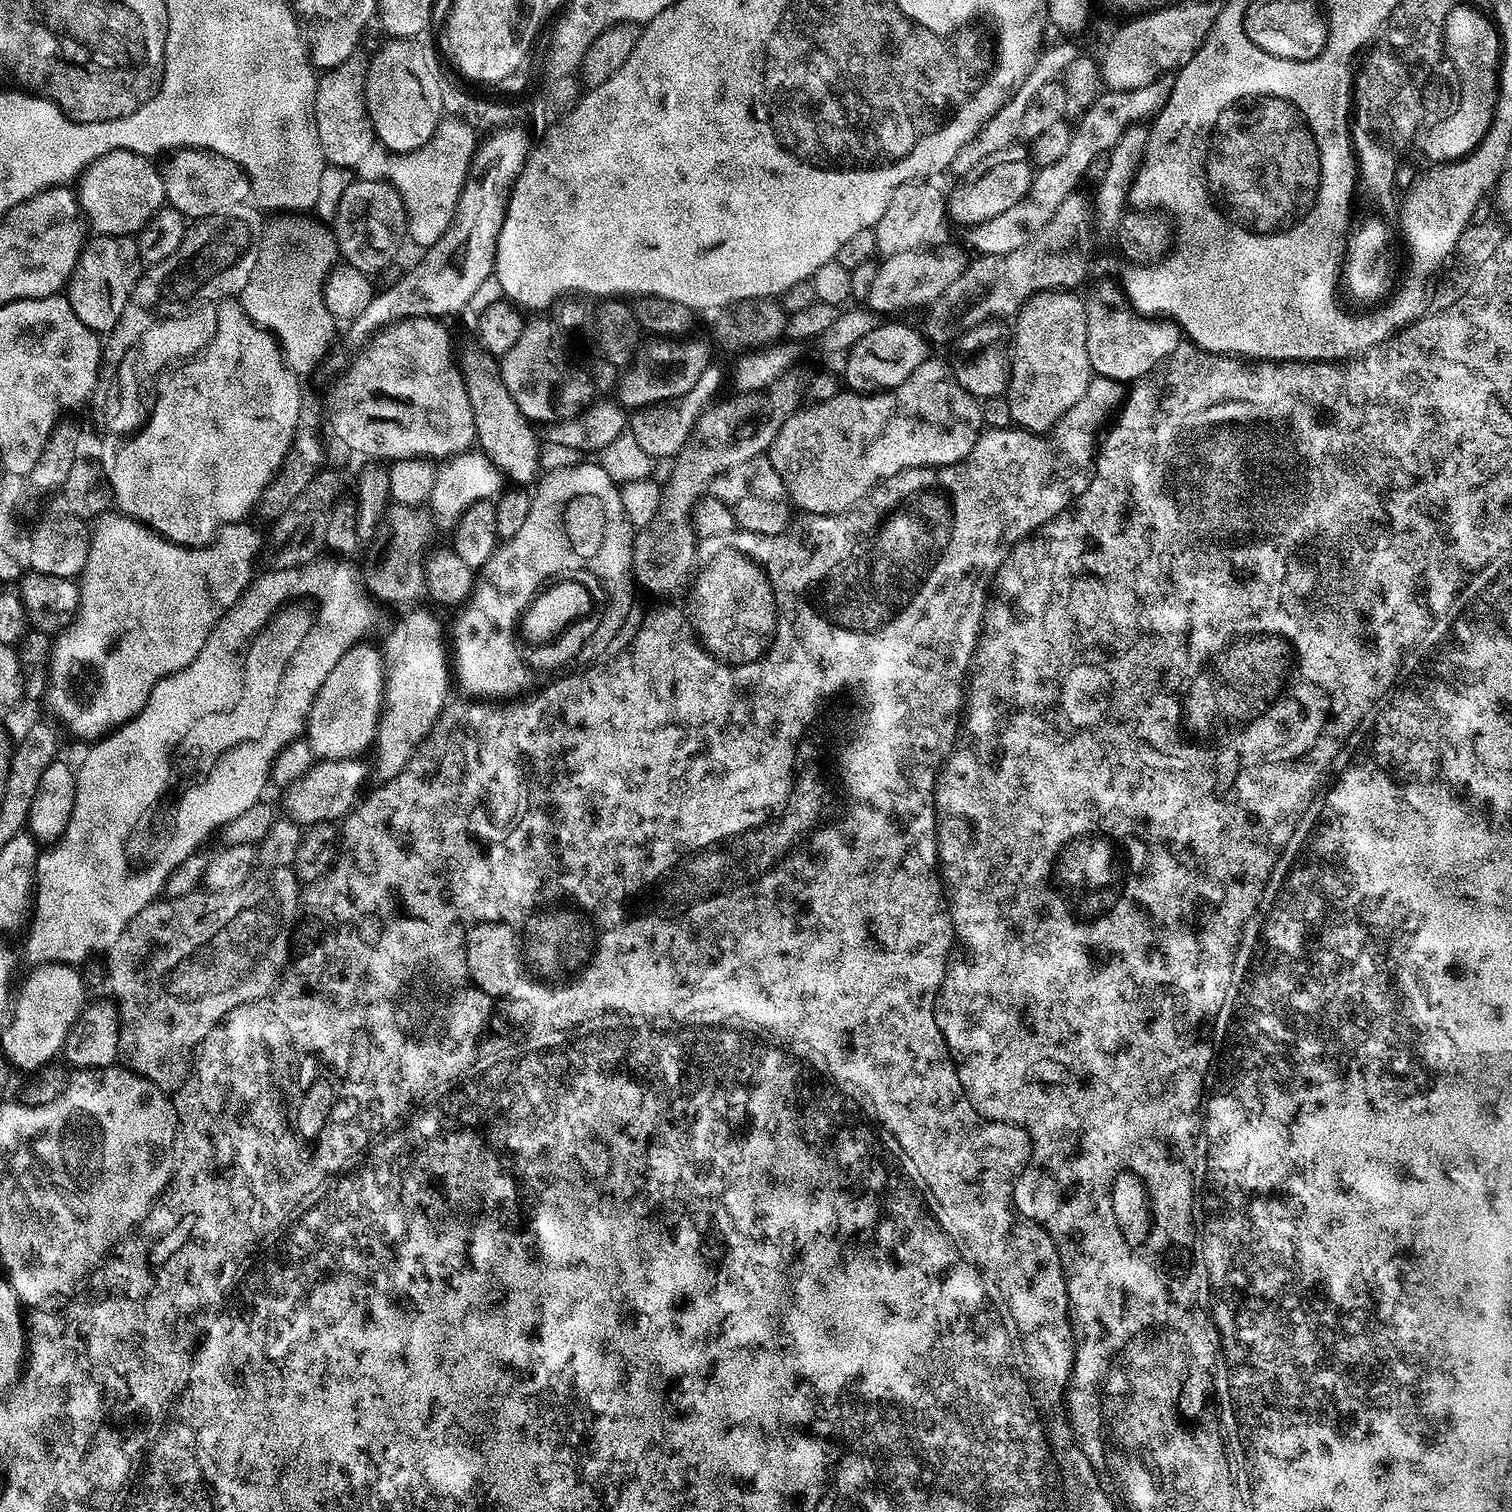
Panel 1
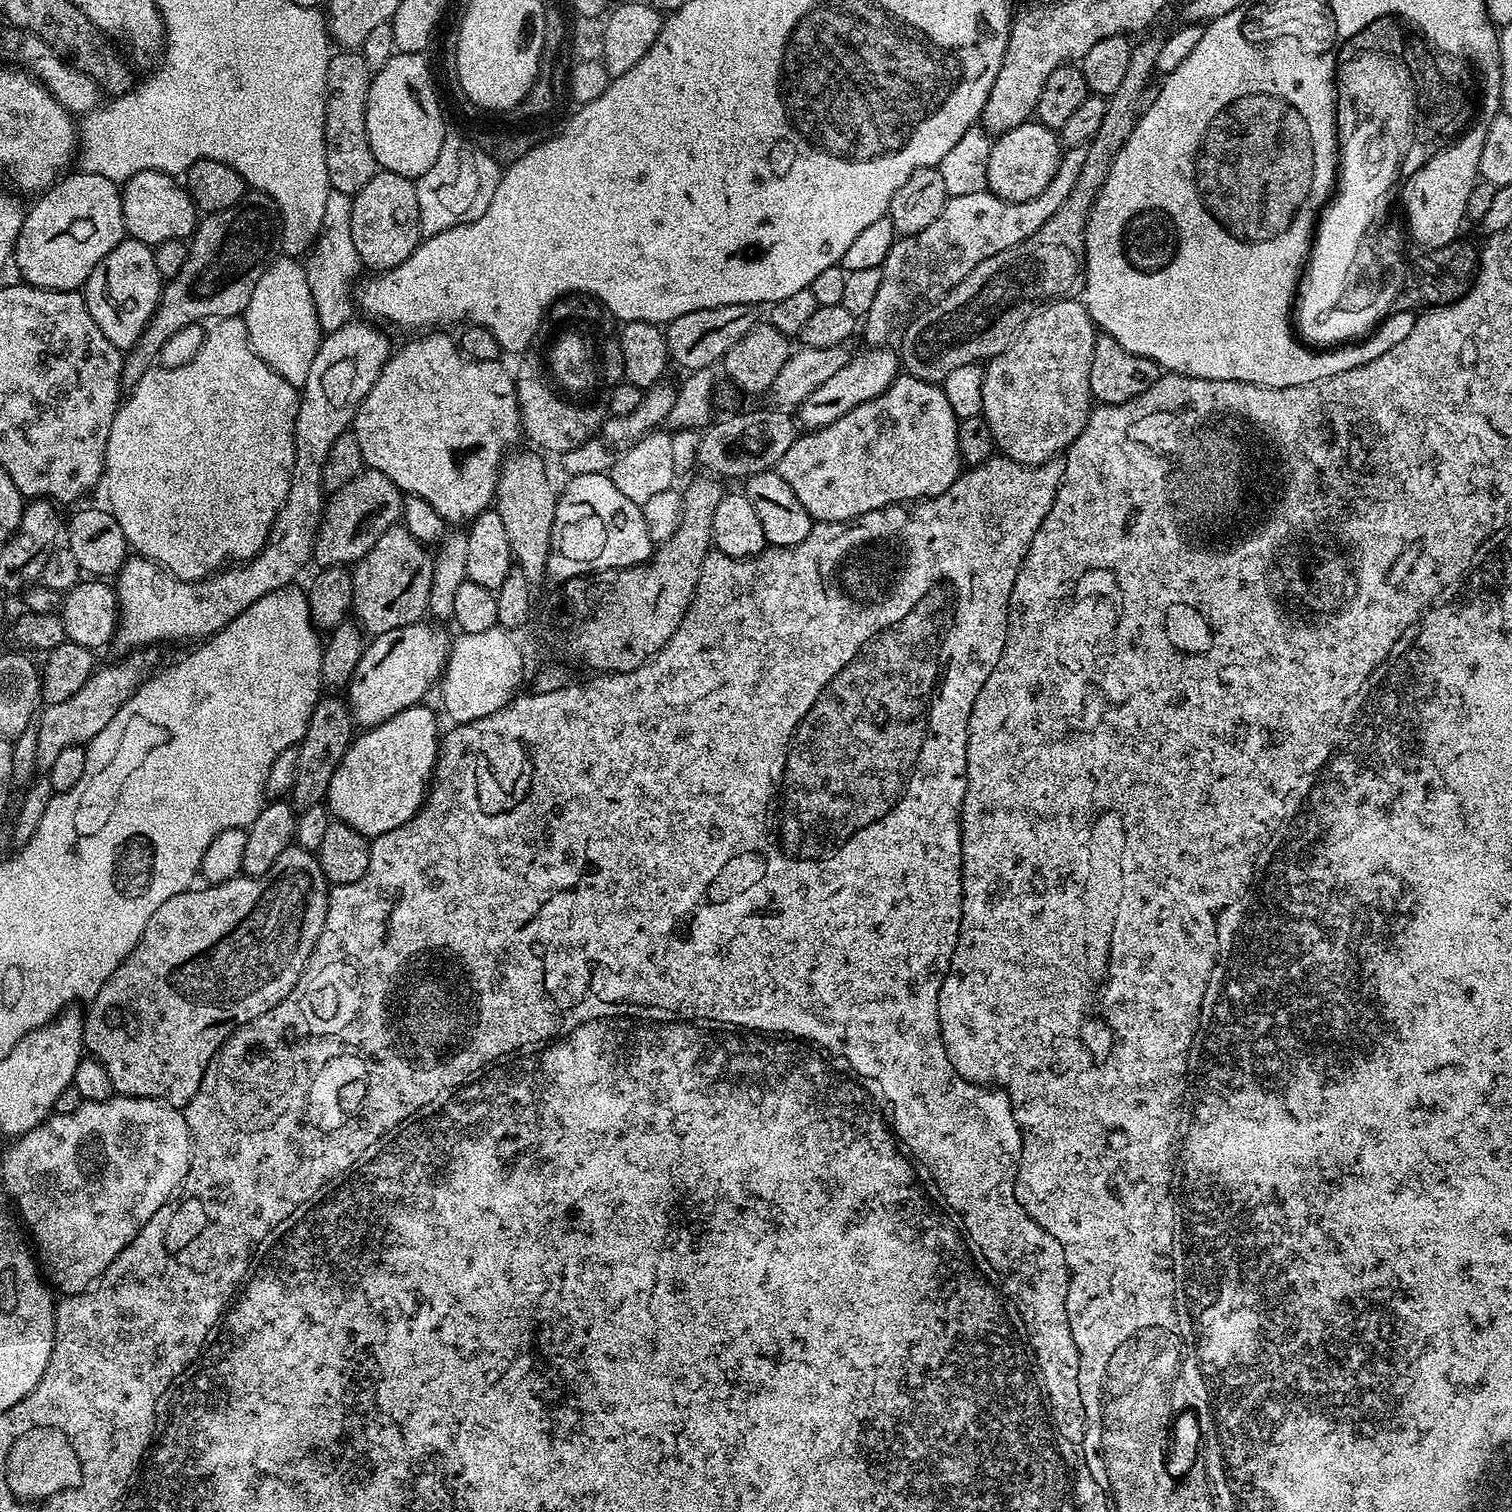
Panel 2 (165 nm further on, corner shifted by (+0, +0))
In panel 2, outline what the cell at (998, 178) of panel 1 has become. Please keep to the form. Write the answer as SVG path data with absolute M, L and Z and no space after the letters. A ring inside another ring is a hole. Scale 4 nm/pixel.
M1039 122L1014 126L1014 130L1006 130L992 140L986 166L987 191L1009 204L1038 198L1038 194L1046 190L1050 178L1054 178L1054 170L1058 170L1061 155L1060 137L1053 129Z

